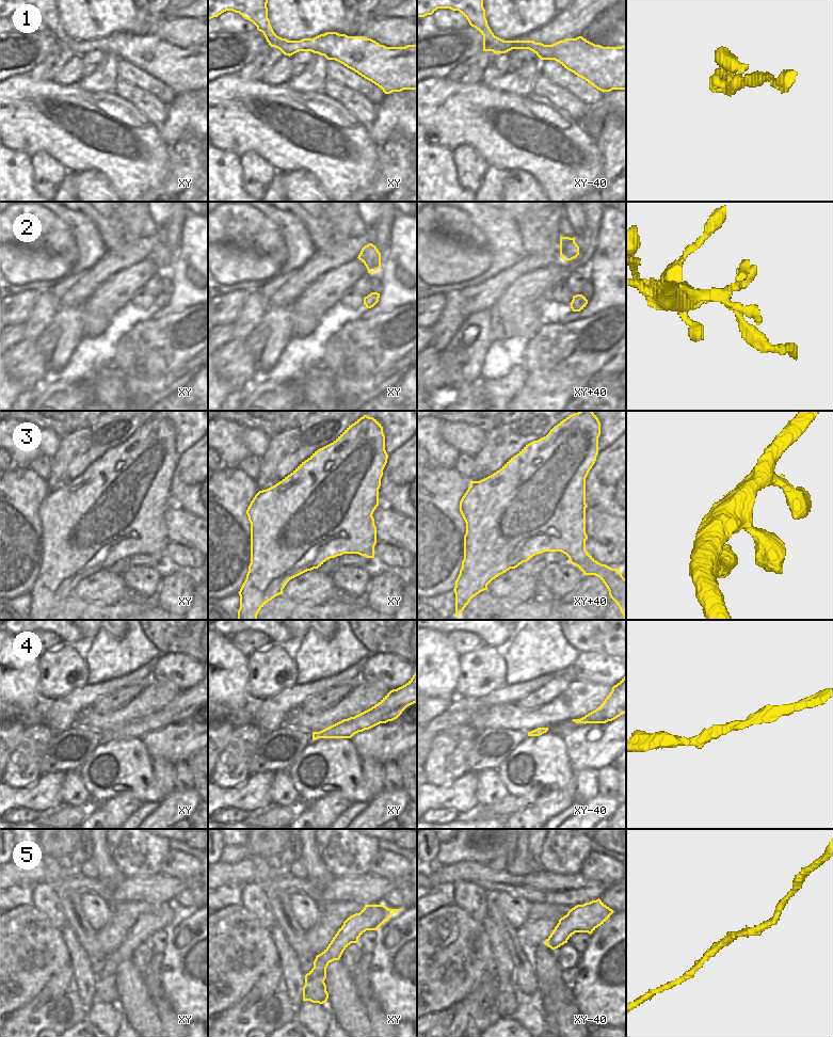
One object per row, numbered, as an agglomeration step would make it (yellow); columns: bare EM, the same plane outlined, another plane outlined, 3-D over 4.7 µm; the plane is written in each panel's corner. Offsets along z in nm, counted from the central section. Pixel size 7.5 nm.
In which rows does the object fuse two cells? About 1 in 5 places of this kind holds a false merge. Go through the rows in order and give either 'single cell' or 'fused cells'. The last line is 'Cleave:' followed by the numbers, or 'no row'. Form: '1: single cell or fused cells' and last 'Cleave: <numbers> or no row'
1: single cell
2: single cell
3: single cell
4: single cell
5: single cell
Cleave: no row

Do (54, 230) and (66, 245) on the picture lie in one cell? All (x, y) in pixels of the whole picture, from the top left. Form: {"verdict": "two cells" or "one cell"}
{"verdict": "one cell"}

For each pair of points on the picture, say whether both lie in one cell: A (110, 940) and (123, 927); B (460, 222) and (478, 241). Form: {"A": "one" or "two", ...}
{"A": "one", "B": "one"}

